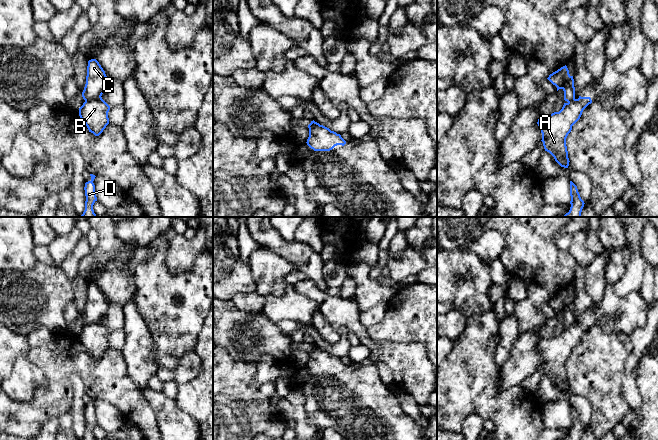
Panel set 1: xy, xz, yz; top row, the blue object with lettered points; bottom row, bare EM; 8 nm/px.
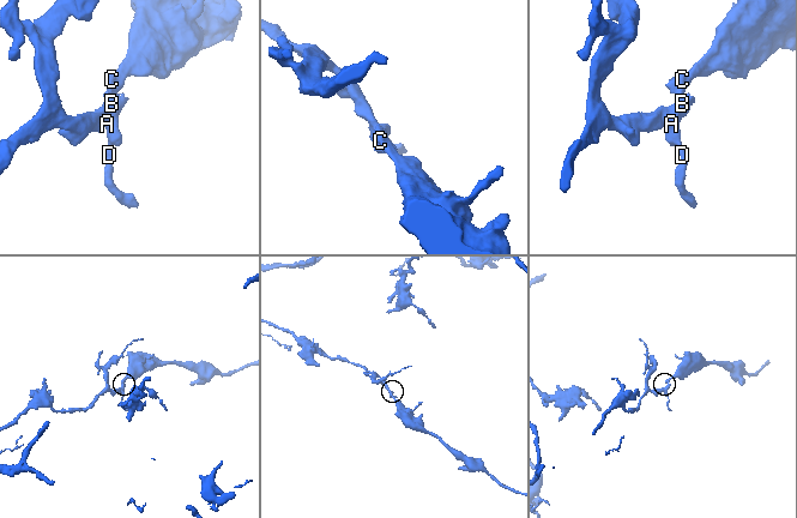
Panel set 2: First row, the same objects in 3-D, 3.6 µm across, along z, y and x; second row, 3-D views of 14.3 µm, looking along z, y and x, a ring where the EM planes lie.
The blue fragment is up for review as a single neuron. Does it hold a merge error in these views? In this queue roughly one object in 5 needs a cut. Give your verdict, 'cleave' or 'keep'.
cleave

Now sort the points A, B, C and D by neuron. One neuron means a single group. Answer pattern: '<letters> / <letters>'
A B D / C

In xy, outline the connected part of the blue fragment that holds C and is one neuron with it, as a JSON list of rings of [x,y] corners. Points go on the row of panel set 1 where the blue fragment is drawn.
[[[96,59],[88,61],[86,84],[82,92],[85,101],[101,97],[109,84],[105,71]]]

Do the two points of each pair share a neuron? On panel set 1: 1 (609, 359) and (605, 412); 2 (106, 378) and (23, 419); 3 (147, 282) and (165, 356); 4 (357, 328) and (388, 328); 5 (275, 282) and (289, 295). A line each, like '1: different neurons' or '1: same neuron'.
1: same neuron
2: same neuron
3: same neuron
4: different neurons
5: different neurons

